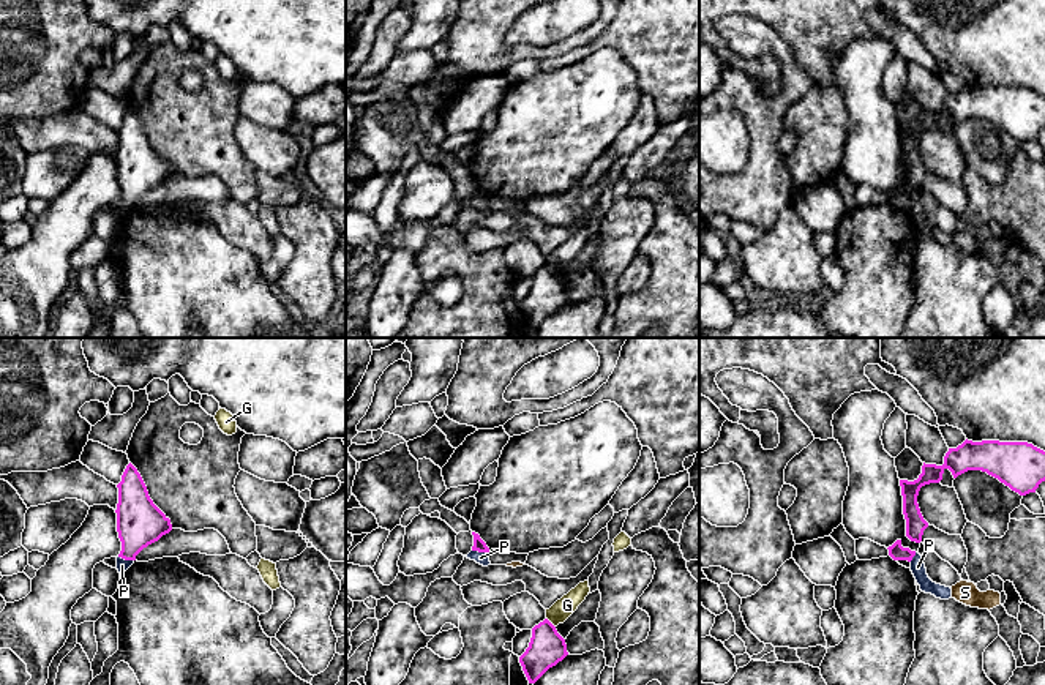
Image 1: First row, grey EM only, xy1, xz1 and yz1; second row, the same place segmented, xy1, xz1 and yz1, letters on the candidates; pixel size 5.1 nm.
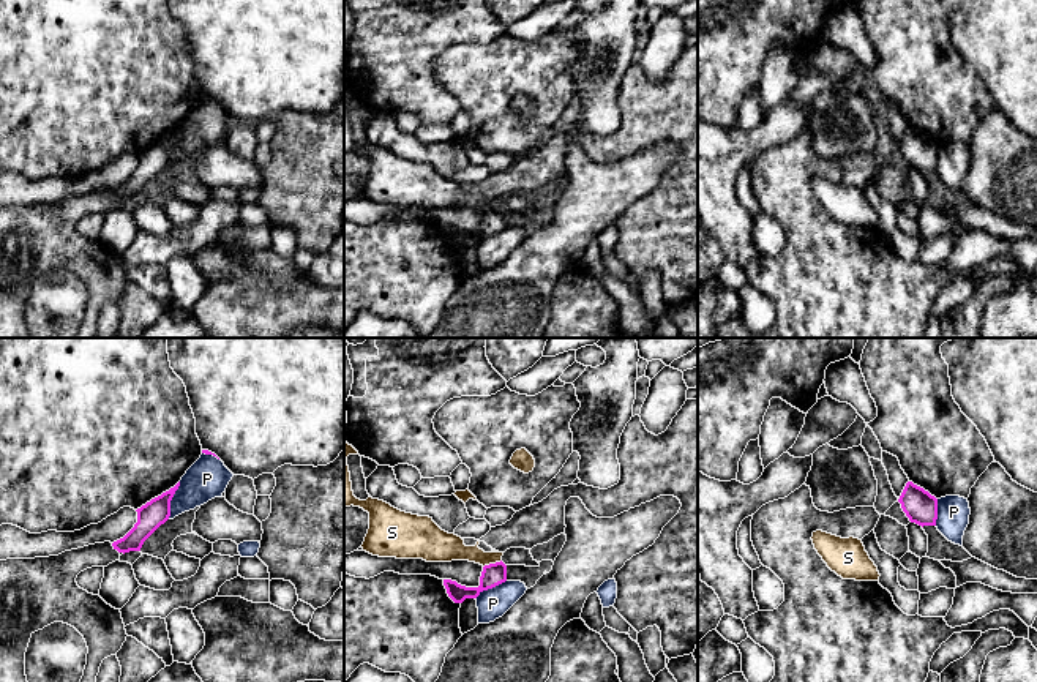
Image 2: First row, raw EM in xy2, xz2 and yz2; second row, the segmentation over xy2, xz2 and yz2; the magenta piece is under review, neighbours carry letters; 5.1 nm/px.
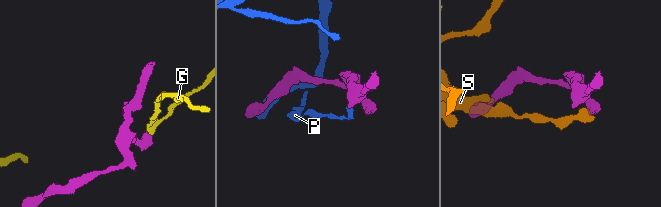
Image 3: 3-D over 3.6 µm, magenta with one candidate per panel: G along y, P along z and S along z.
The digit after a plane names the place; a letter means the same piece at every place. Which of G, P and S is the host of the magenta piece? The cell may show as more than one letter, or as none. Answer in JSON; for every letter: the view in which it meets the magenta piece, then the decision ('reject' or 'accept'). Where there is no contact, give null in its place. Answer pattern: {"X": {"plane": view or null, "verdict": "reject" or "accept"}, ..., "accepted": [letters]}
{"G": {"plane": "xz1", "verdict": "reject"}, "P": {"plane": "xy2", "verdict": "reject"}, "S": {"plane": "xz2", "verdict": "accept"}, "accepted": ["S"]}

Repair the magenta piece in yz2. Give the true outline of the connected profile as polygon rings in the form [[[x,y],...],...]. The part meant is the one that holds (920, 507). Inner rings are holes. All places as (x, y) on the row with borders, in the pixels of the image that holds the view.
[[[908,482],[898,502],[911,523],[919,526],[936,526],[938,499],[923,488]]]

